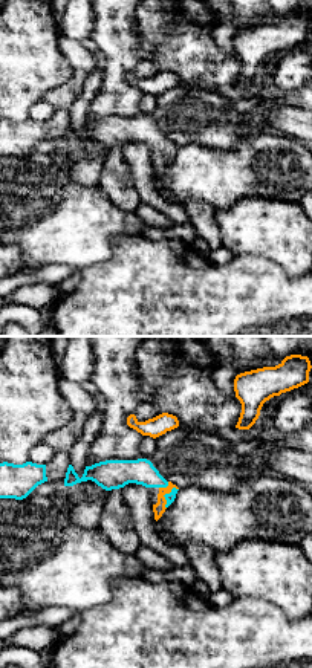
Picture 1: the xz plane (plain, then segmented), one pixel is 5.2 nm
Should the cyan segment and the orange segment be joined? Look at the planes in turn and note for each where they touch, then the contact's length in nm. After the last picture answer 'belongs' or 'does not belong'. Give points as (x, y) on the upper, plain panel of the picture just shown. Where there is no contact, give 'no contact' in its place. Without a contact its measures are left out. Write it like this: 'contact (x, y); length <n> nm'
contact (164, 153); length 130 nm

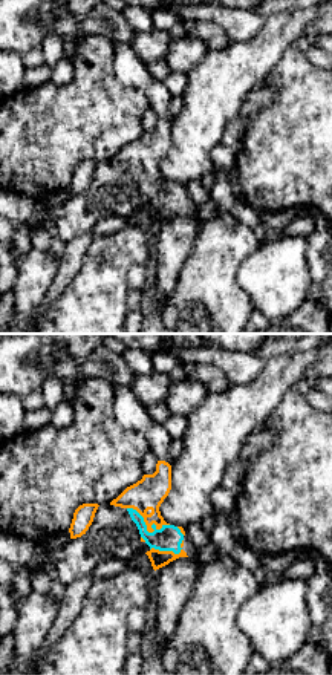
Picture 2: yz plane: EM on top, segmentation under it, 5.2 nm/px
contact (146, 184); length 240 nm

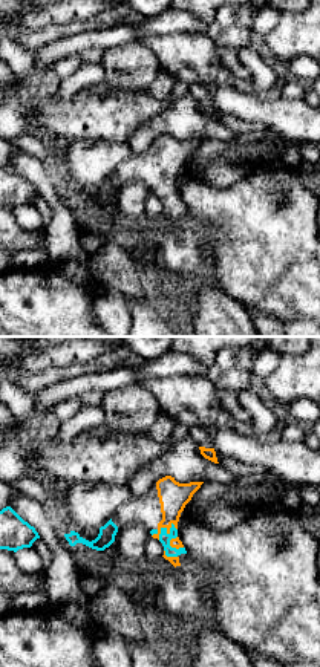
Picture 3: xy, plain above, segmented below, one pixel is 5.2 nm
contact (164, 185); length 140 nm

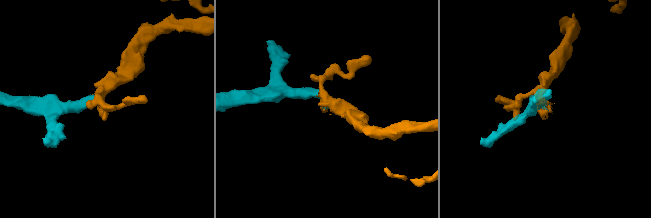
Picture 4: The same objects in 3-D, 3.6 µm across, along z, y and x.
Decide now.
belongs

